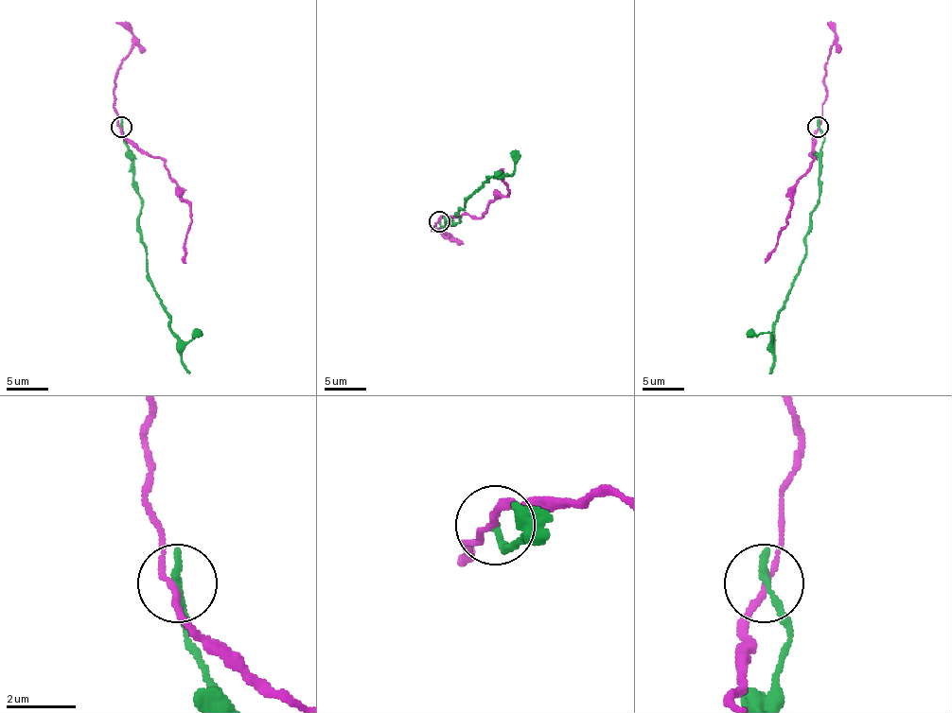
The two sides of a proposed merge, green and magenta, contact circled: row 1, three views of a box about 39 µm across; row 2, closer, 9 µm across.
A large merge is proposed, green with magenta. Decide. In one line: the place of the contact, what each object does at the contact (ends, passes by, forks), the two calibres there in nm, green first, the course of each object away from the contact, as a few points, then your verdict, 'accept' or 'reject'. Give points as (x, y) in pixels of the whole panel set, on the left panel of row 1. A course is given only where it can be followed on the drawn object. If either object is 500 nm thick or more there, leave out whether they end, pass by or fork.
place (121, 127); green ends; magenta passes by; calibres 260 and 160 nm; course green (120, 127), (139, 198), (148, 272), (170, 329), (187, 341), (198, 333); course magenta (120, 127), (125, 135), (146, 152), (162, 160), (189, 204), (191, 225), (187, 231), (183, 262); accept

